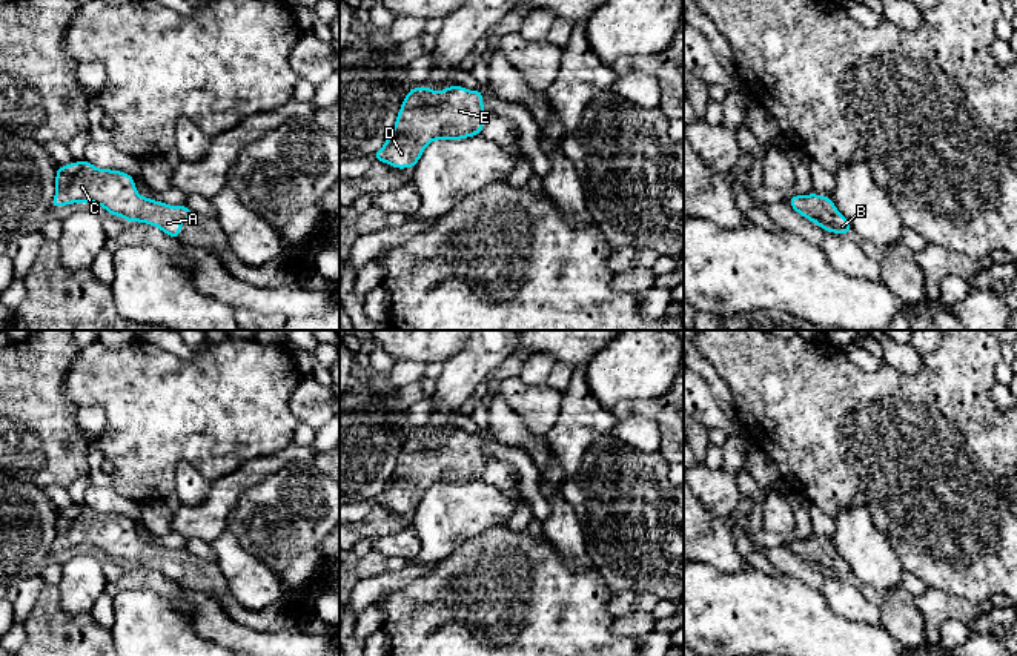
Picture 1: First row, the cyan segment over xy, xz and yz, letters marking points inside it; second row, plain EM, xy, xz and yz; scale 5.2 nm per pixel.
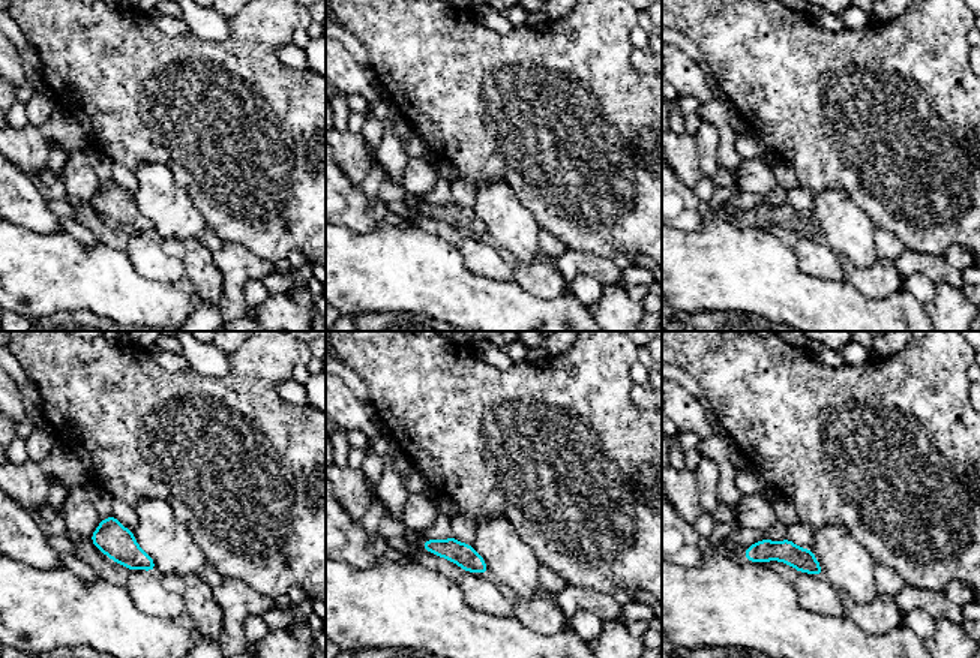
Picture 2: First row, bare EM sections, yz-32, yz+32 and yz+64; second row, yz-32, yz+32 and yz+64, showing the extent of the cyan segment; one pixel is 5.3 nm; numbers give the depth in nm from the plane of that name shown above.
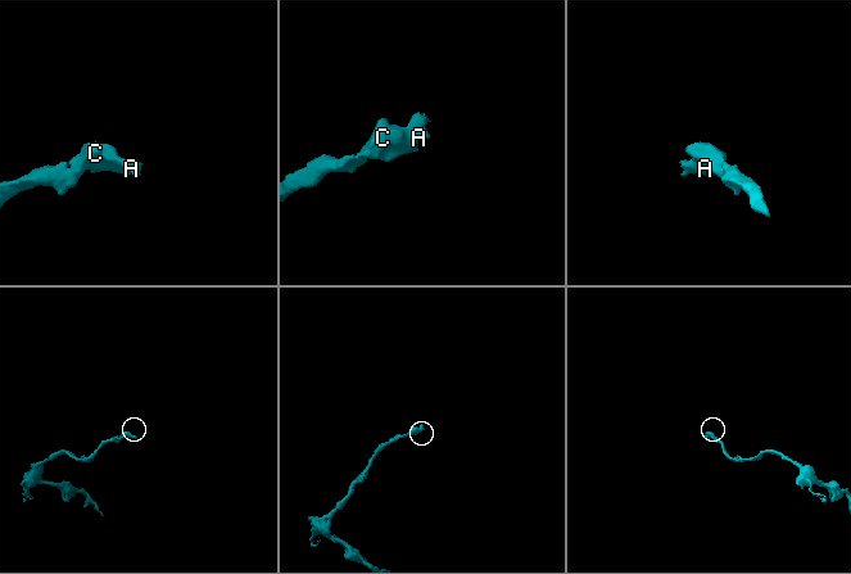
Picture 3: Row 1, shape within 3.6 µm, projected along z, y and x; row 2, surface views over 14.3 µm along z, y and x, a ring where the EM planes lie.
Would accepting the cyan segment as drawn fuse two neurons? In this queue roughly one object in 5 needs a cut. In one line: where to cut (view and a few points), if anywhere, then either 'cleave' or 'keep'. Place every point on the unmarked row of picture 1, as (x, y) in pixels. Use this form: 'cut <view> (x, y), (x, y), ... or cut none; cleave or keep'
cut none; keep

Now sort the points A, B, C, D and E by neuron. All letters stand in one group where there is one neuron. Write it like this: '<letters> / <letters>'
A B C D E

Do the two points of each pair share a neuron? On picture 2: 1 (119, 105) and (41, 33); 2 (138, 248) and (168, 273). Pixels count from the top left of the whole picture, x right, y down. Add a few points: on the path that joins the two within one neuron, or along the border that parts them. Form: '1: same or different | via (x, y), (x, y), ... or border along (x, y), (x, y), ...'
1: same | via (99, 86), (60, 47)
2: same | via (146, 255), (161, 267)

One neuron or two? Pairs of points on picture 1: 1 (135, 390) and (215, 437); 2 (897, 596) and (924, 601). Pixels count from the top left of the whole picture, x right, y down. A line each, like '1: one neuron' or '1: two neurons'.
1: one neuron
2: two neurons

